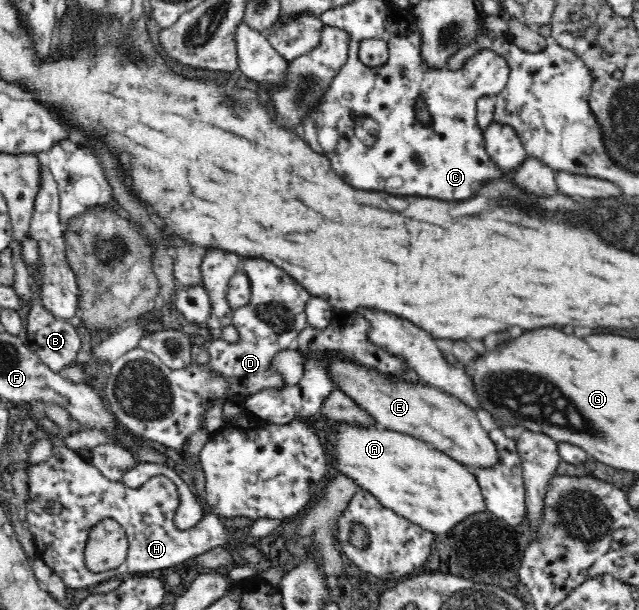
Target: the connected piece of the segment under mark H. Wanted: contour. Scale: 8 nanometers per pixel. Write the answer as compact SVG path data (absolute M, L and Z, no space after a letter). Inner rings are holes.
M41 419L37 423L45 428L46 432L54 434L55 438L51 440L55 444L53 455L46 461L31 465L26 464L24 470L28 475L28 500L26 508L27 521L29 522L29 531L34 535L36 543L36 556L46 563L58 576L64 581L67 587L74 590L77 588L93 588L101 582L111 578L124 578L132 575L146 575L155 570L164 573L171 571L172 567L187 562L204 552L211 551L217 547L226 547L231 545L230 549L235 549L244 560L249 564L258 564L265 562L265 555L255 545L238 543L227 532L220 518L210 513L204 515L202 520L192 526L189 530L177 530L174 525L174 516L179 506L179 495L177 487L166 477L156 476L140 489L132 489L125 486L122 482L107 480L94 467L92 462L82 457L77 451L64 445L66 435L60 430L56 423L49 419ZM103 518L112 518L119 522L126 531L129 543L129 550L125 561L114 570L107 570L101 573L93 573L88 570L84 564L84 550L88 541L88 536L93 530L94 524Z

